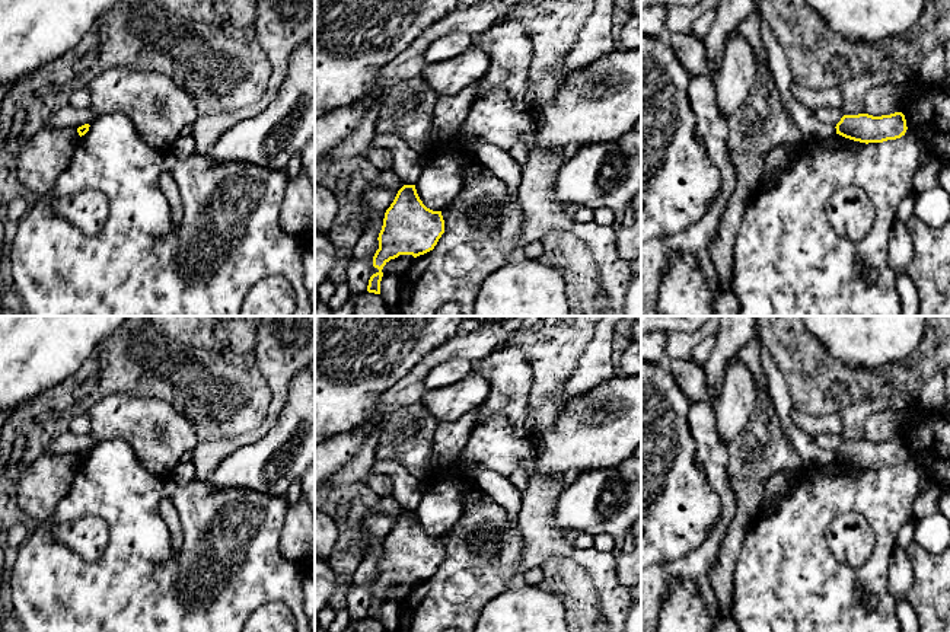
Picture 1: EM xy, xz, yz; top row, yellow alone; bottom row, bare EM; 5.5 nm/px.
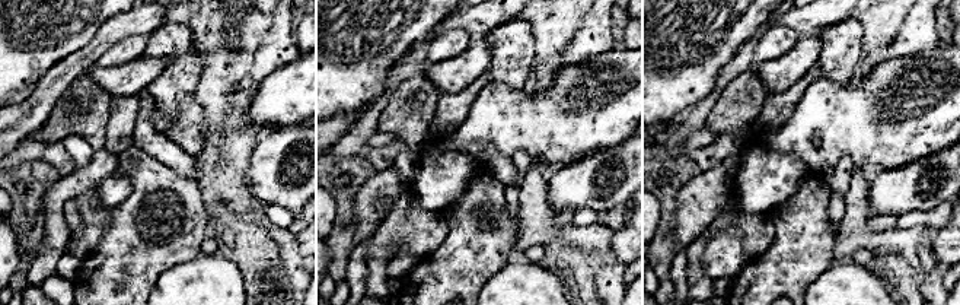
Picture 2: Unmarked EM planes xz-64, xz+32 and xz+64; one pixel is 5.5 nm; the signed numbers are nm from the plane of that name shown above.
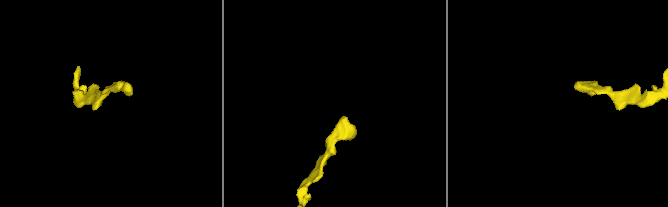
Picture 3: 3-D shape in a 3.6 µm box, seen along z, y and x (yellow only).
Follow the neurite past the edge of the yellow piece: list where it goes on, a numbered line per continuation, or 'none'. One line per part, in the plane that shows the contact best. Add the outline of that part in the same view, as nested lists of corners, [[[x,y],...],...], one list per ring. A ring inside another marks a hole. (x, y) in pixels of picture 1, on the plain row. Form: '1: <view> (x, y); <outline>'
none

